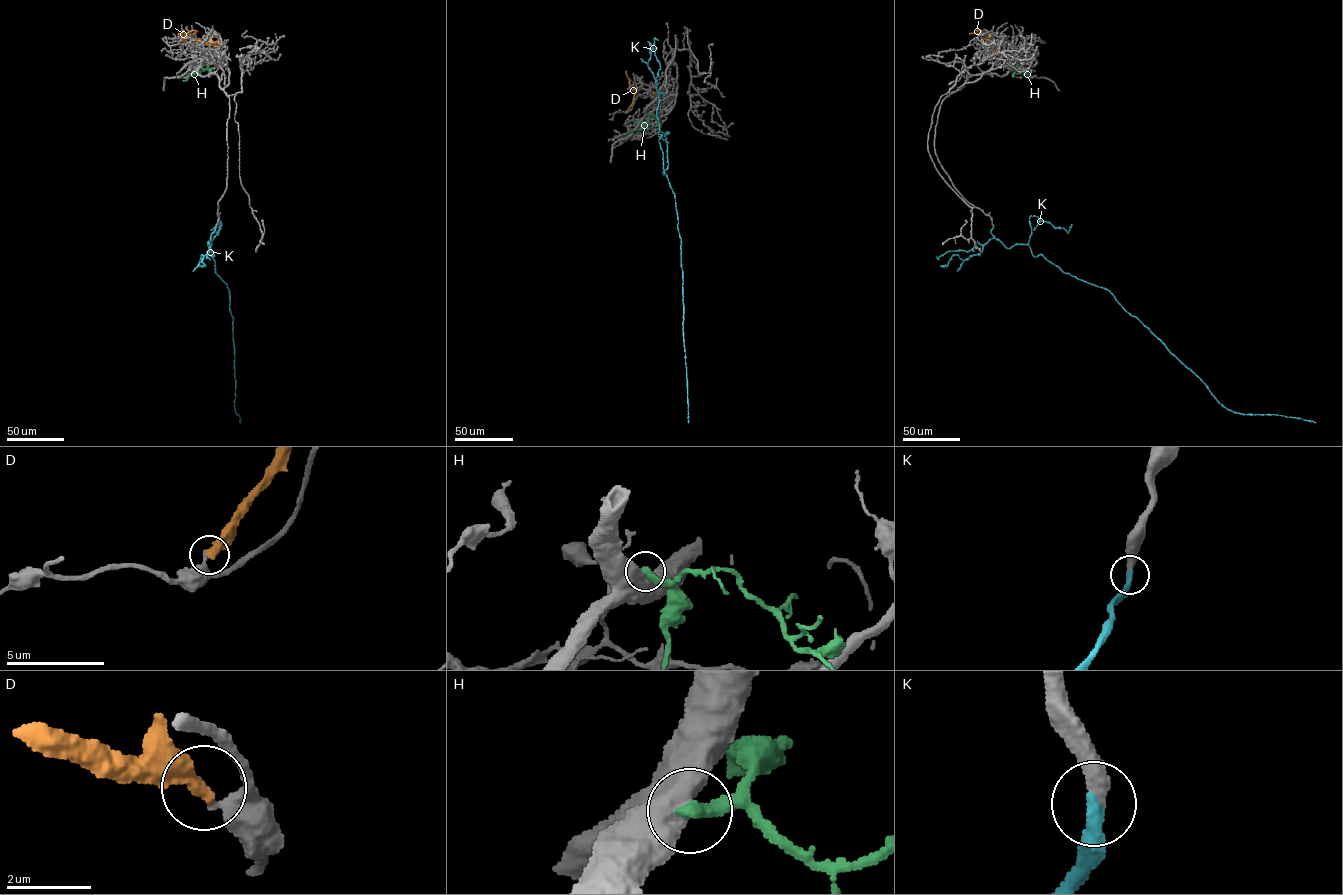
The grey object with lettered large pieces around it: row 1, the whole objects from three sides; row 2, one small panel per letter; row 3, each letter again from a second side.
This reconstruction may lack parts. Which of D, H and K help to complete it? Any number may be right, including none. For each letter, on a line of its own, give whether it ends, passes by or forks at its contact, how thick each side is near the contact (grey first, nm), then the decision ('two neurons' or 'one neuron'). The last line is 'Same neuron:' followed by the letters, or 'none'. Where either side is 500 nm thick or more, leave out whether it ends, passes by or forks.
D: it ends | 220/460 nm | two neurons
H: 800/360 nm | two neurons
K: it ends | 400/320 nm | one neuron
Same neuron: K

